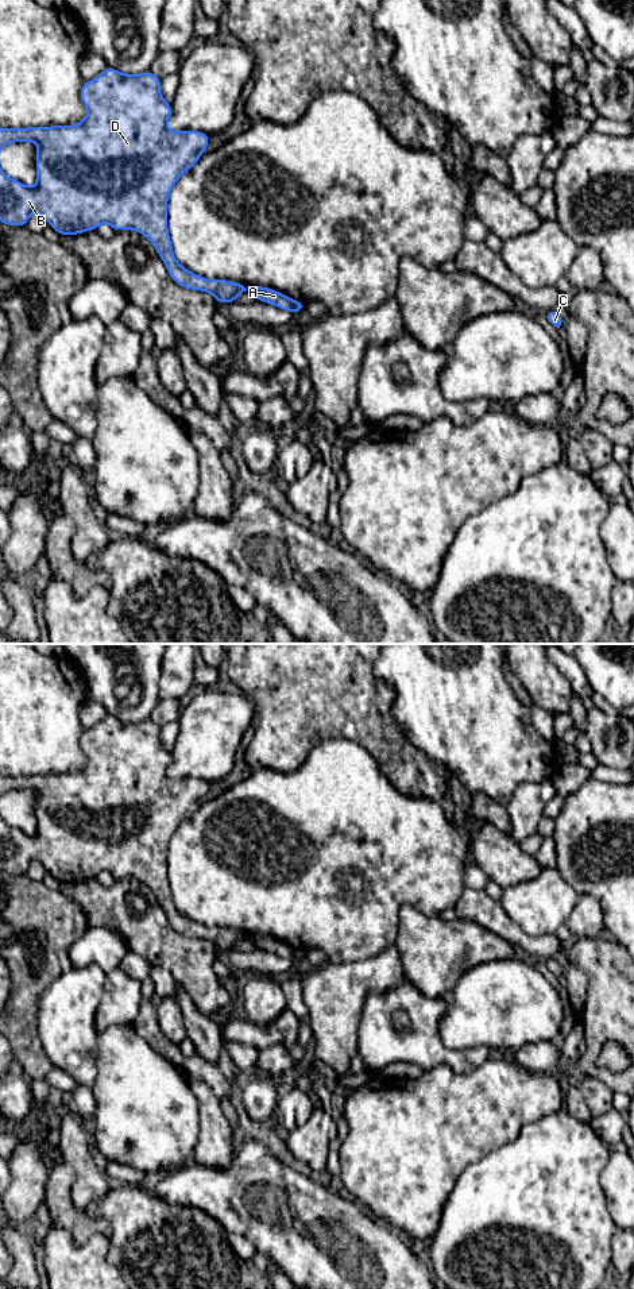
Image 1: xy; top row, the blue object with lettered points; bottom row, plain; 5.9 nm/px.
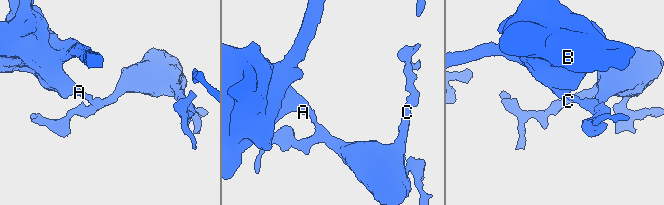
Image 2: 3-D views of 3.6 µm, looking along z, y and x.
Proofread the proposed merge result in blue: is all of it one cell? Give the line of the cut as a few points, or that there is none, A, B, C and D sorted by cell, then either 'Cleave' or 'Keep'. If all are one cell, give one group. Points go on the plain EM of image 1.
Split along xy (294, 949), (289, 958). Groups: A B D / C. Cleave

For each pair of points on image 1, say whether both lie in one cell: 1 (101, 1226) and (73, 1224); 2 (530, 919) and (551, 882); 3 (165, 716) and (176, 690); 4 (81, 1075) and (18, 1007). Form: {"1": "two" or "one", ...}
{"1": "one", "2": "one", "3": "two", "4": "two"}

